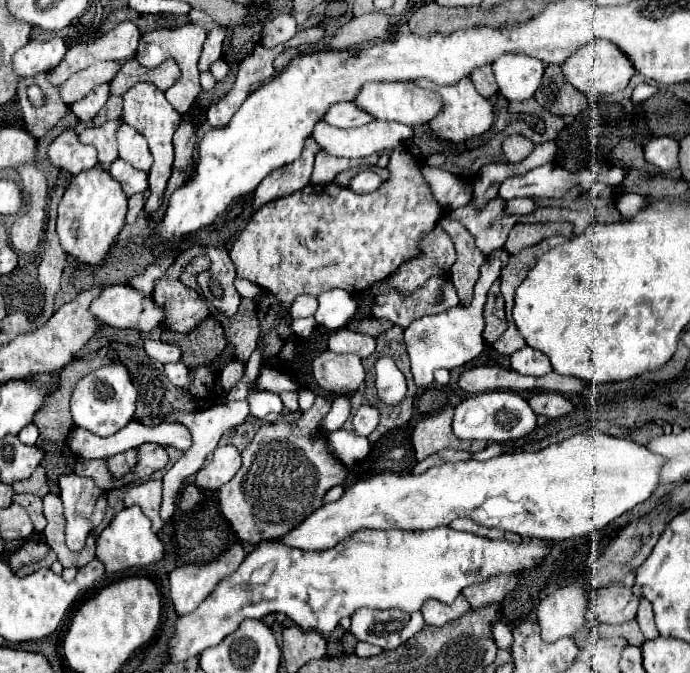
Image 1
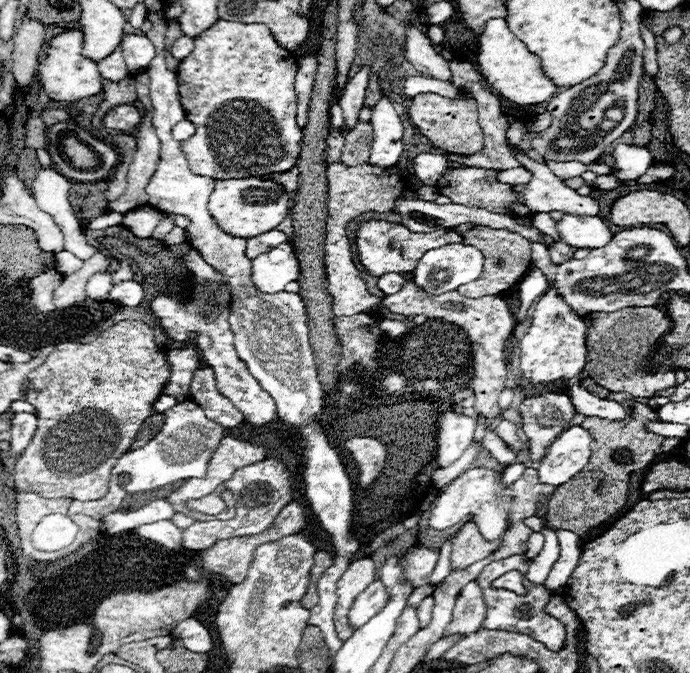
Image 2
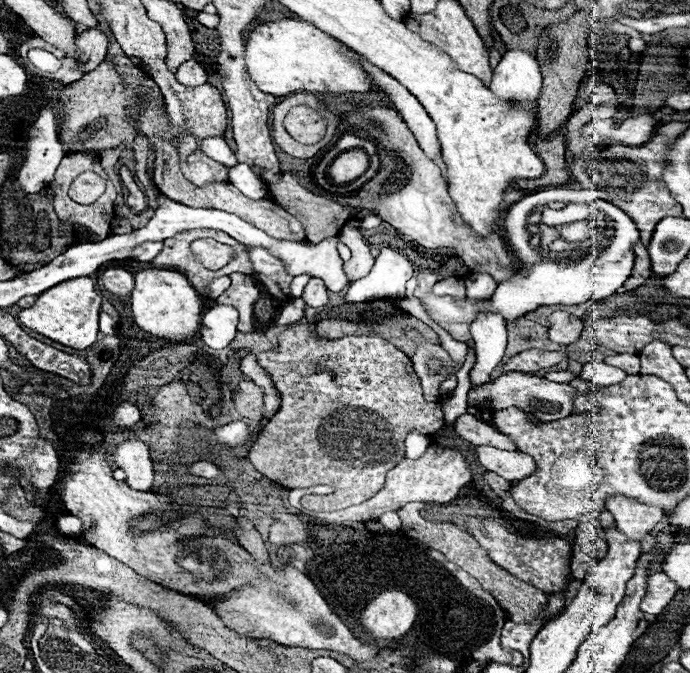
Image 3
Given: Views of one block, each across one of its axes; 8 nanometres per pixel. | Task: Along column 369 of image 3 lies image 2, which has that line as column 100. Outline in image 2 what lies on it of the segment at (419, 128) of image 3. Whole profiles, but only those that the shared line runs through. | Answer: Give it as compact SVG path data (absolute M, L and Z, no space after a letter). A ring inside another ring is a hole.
M120 46L110 56L106 56L98 64L98 68L100 68L100 74L104 80L124 80L130 74L126 64L124 64L124 52Z

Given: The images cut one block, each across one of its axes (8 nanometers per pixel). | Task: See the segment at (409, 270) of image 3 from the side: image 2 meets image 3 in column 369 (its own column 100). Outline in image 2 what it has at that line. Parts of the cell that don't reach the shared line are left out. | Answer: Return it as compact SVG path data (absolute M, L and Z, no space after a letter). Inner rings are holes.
M106 272L106 274L94 274L94 276L88 280L88 284L86 284L86 296L92 298L92 300L98 300L98 302L108 300L110 290L112 290L110 272Z

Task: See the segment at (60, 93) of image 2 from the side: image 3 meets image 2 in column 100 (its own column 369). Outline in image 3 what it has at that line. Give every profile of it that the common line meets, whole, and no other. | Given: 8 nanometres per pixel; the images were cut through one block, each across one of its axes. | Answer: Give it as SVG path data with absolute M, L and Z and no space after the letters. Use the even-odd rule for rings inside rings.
M284 18L284 20L276 20L276 22L266 22L256 26L246 42L246 68L248 74L252 78L252 82L266 94L272 96L288 96L288 94L296 94L296 92L372 92L376 90L376 86L372 84L370 76L366 76L364 68L360 66L360 62L350 60L350 52L344 50L344 46L334 40L332 36L324 34L322 30L314 28L310 22L304 20L292 20L292 18Z

